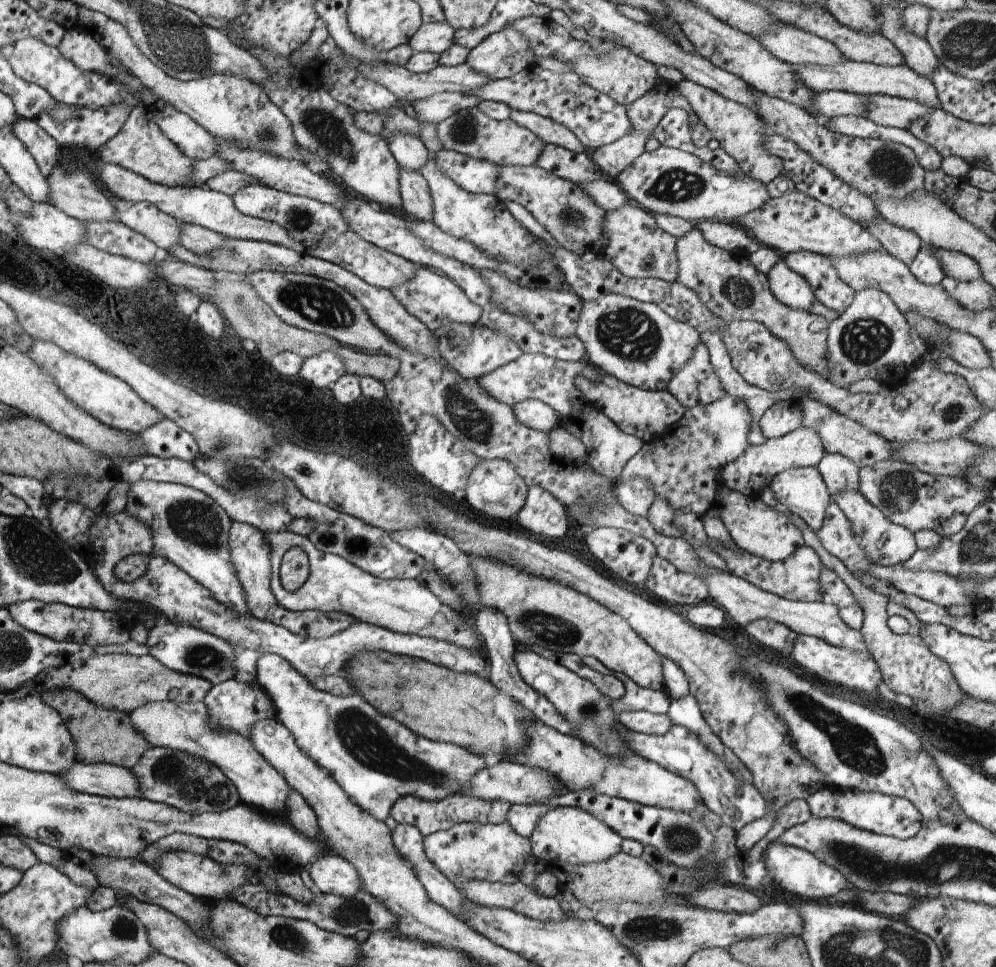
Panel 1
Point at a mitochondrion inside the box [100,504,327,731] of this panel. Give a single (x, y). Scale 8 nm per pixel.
(198, 655)

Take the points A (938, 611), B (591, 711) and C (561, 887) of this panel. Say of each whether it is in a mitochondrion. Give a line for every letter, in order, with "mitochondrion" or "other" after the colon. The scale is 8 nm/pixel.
A: other
B: mitochondrion
C: other

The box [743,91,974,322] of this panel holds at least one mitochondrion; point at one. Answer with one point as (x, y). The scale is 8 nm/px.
(892, 167)

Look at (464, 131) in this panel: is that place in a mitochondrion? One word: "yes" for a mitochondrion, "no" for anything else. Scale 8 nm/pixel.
yes

